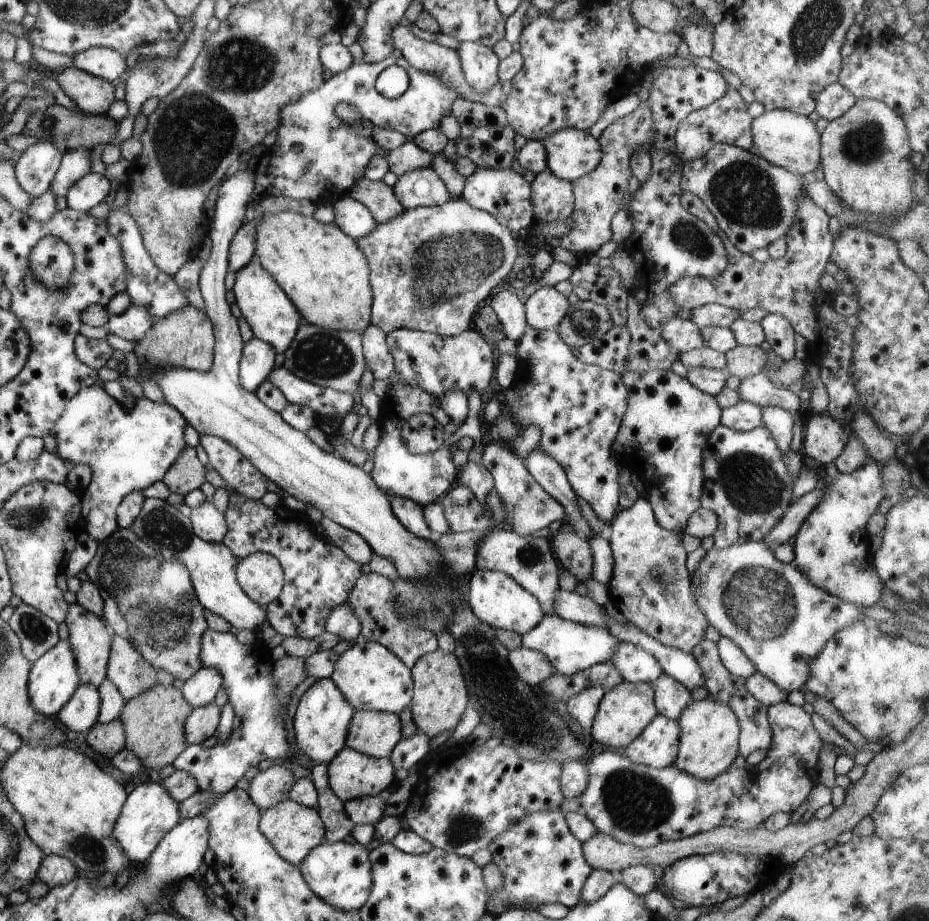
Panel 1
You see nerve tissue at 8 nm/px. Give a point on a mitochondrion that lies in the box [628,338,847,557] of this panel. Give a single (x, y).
(753, 483)

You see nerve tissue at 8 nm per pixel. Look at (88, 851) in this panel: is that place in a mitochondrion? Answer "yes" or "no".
yes

